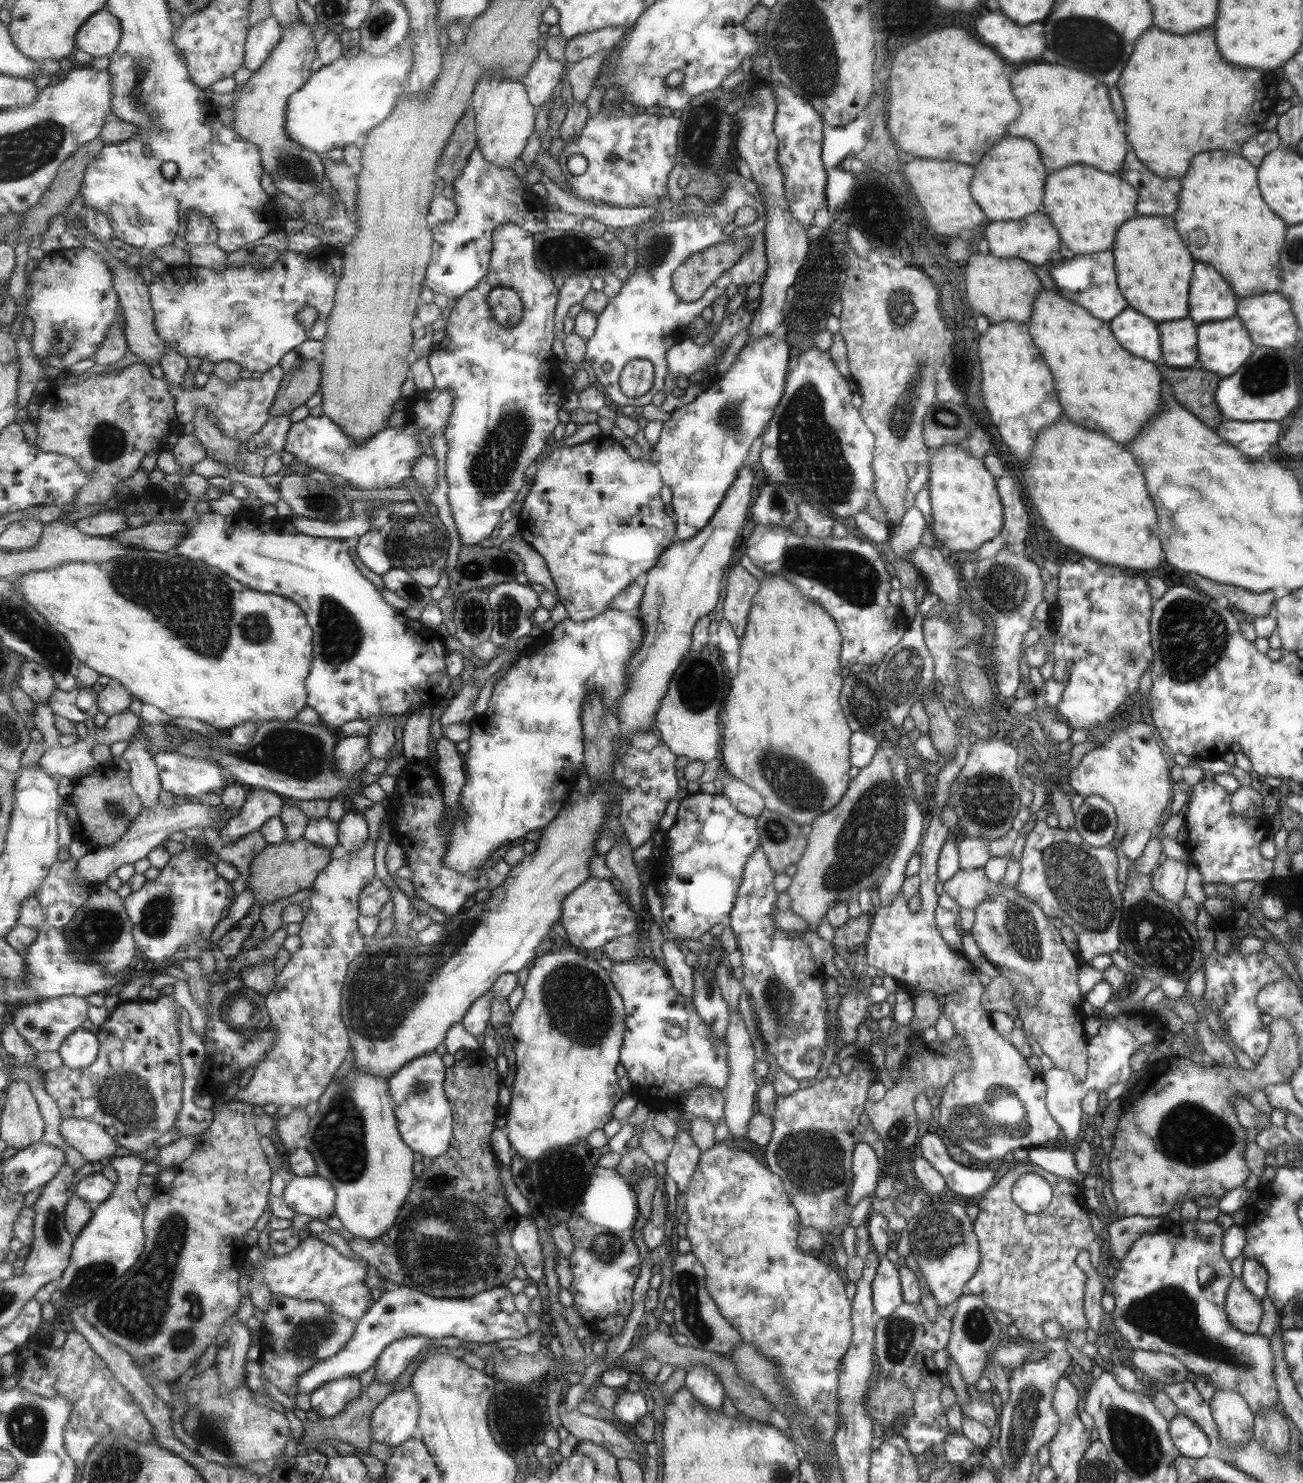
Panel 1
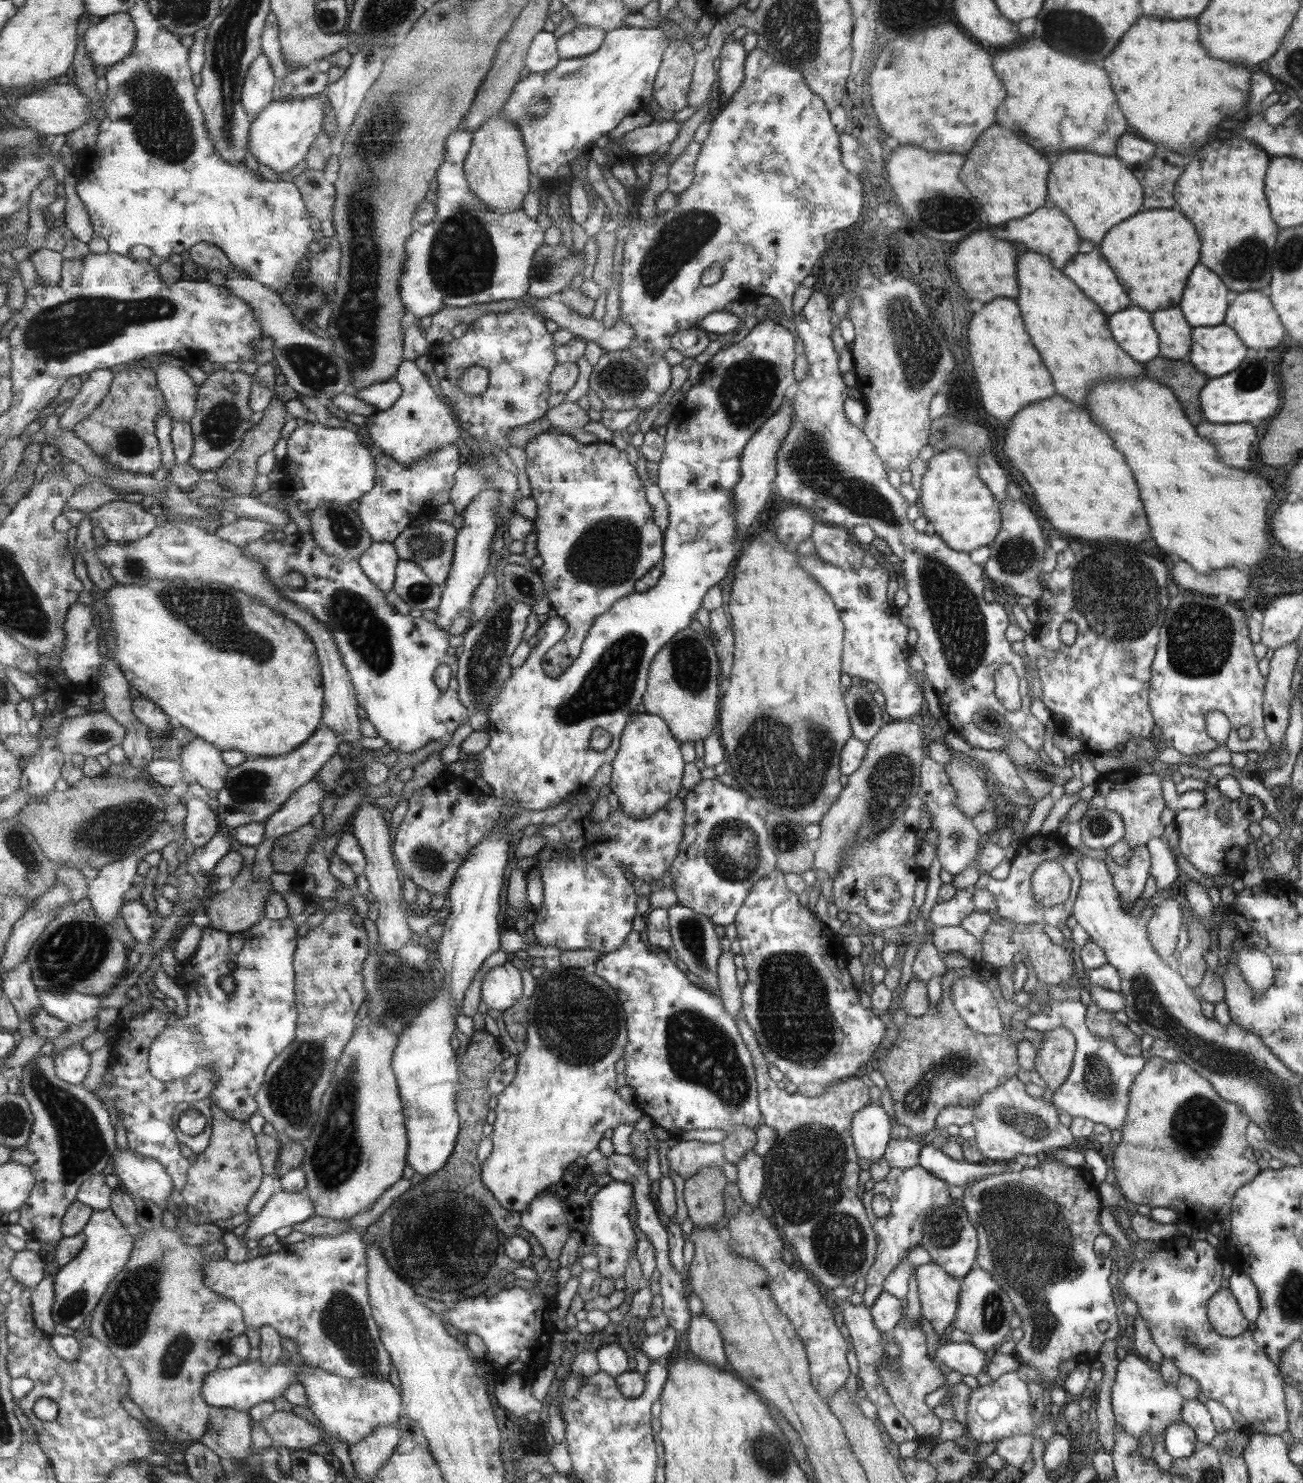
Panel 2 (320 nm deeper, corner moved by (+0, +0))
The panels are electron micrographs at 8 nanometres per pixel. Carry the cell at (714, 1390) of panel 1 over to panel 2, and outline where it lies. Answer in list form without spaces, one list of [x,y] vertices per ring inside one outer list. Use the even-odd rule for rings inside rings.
[[[705,1313],[690,1317],[686,1332],[688,1354],[714,1367],[727,1366],[719,1327]]]

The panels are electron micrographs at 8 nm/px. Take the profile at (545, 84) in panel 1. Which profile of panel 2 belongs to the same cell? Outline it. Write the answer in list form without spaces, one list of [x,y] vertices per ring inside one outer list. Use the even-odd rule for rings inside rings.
[[[544,31],[537,35],[529,52],[527,67],[531,72],[553,70],[562,59],[558,50],[558,39],[553,32]]]

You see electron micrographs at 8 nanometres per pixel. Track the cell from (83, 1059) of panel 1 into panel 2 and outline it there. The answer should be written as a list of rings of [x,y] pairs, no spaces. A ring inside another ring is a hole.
[[[83,1043],[71,1045],[57,1052],[54,1058],[56,1059],[56,1073],[61,1080],[69,1084],[83,1084],[91,1068],[91,1056]]]

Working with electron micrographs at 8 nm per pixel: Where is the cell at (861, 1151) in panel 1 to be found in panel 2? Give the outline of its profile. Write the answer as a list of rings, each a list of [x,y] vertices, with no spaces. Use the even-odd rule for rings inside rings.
[[[873,1085],[868,1089],[868,1093],[871,1104],[866,1104],[853,1116],[850,1135],[857,1154],[871,1164],[884,1155],[890,1141],[892,1119],[880,1105],[880,1090]]]

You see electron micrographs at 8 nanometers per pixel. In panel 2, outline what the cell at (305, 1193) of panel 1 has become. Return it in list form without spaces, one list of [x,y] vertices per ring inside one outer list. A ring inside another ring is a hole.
[[[281,1190],[250,1220],[245,1237],[259,1241],[269,1234],[276,1234],[280,1228],[305,1222],[313,1215],[315,1205],[308,1193]]]

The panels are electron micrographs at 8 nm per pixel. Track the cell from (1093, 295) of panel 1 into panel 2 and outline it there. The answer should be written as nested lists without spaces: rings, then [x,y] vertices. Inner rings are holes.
[[[1097,246],[1089,254],[1072,256],[1061,272],[1070,277],[1083,294],[1087,292],[1085,296],[1095,300],[1095,304],[1099,304],[1099,308],[1103,308],[1107,314],[1125,310],[1129,306],[1127,294],[1115,280],[1105,258],[1097,252]]]

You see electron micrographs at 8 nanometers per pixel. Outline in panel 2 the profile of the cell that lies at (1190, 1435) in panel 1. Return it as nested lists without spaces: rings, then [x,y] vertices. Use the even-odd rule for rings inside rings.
[[[1197,1399],[1183,1402],[1180,1418],[1180,1422],[1193,1430],[1198,1444],[1210,1444],[1217,1434],[1206,1406]]]

